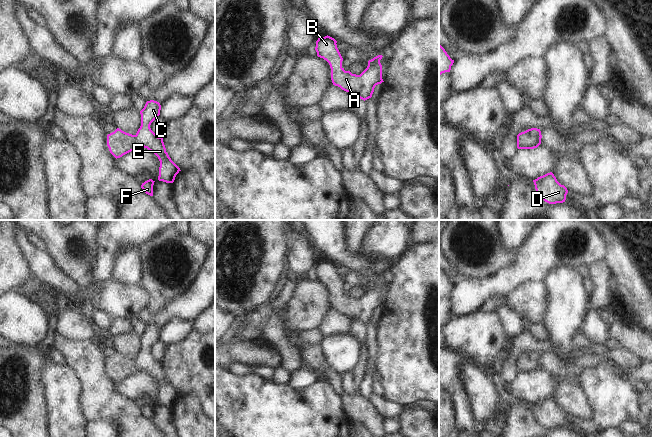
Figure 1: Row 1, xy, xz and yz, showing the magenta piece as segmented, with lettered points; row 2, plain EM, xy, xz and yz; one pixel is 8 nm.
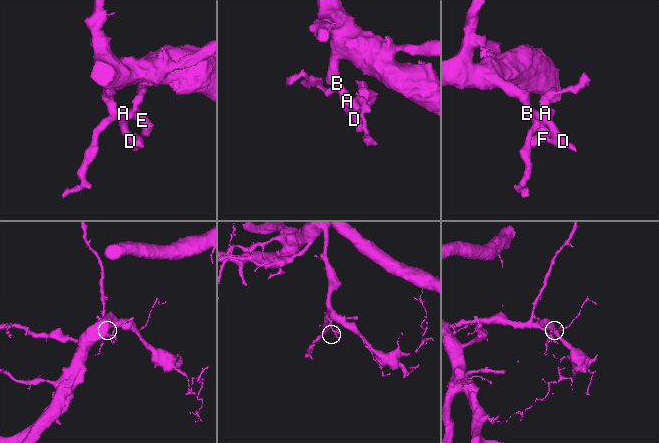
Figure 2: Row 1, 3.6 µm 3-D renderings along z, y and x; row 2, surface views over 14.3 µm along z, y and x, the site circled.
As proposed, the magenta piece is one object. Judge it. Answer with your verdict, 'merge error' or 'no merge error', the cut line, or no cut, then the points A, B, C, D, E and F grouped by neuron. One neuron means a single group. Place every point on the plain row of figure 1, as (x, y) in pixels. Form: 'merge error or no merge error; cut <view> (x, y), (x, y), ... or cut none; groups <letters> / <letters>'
no merge error; cut none; groups A B C D E F

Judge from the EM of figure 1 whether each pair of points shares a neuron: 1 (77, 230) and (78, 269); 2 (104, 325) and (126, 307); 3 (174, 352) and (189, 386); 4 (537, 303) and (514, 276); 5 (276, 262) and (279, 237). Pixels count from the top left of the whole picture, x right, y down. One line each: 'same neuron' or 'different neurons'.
1: same neuron
2: different neurons
3: same neuron
4: different neurons
5: same neuron

